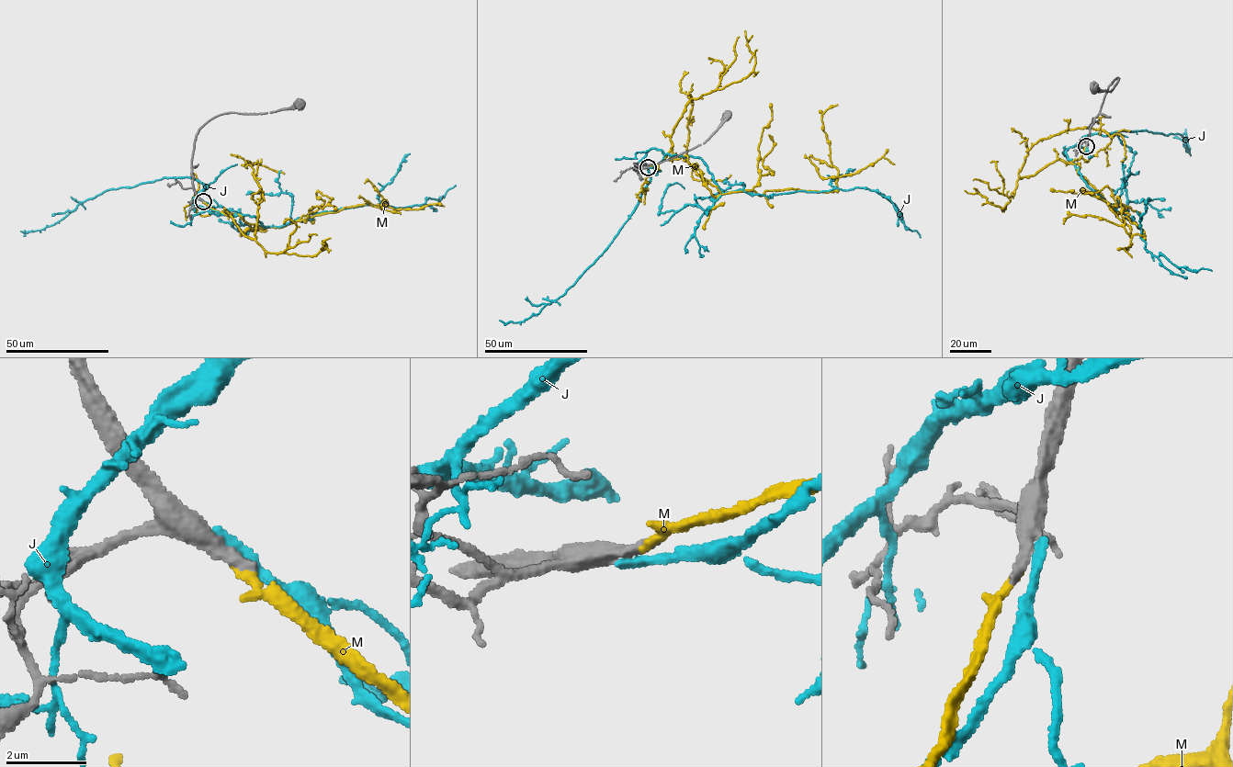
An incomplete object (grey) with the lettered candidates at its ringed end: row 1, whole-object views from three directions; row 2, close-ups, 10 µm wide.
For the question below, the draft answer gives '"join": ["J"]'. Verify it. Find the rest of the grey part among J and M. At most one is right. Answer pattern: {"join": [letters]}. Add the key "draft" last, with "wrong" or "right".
{"join": ["M"], "draft": "wrong"}

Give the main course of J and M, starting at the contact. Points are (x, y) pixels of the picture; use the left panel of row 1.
J: (201, 199), (219, 213), (254, 216), (265, 227), (342, 208), (424, 204), (456, 186)
M: (203, 201), (263, 229), (349, 207), (385, 206), (385, 199), (385, 209), (401, 214)

